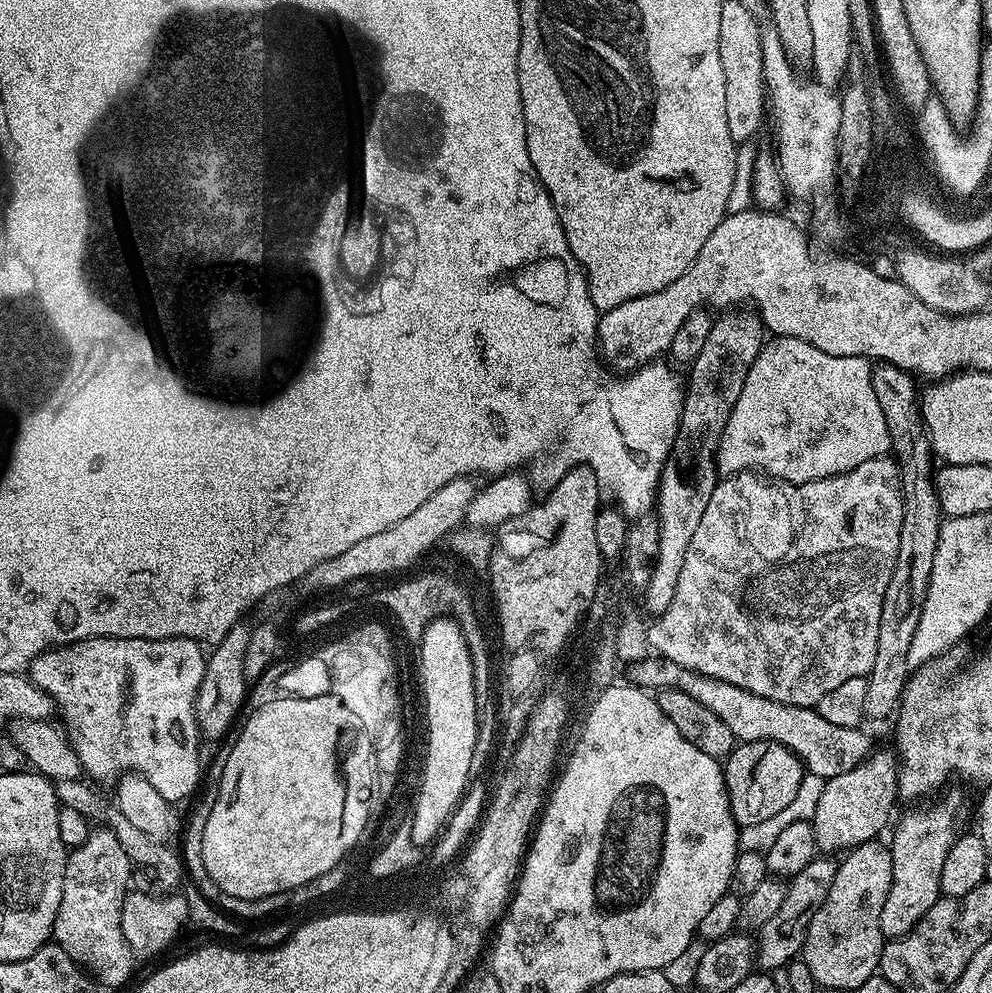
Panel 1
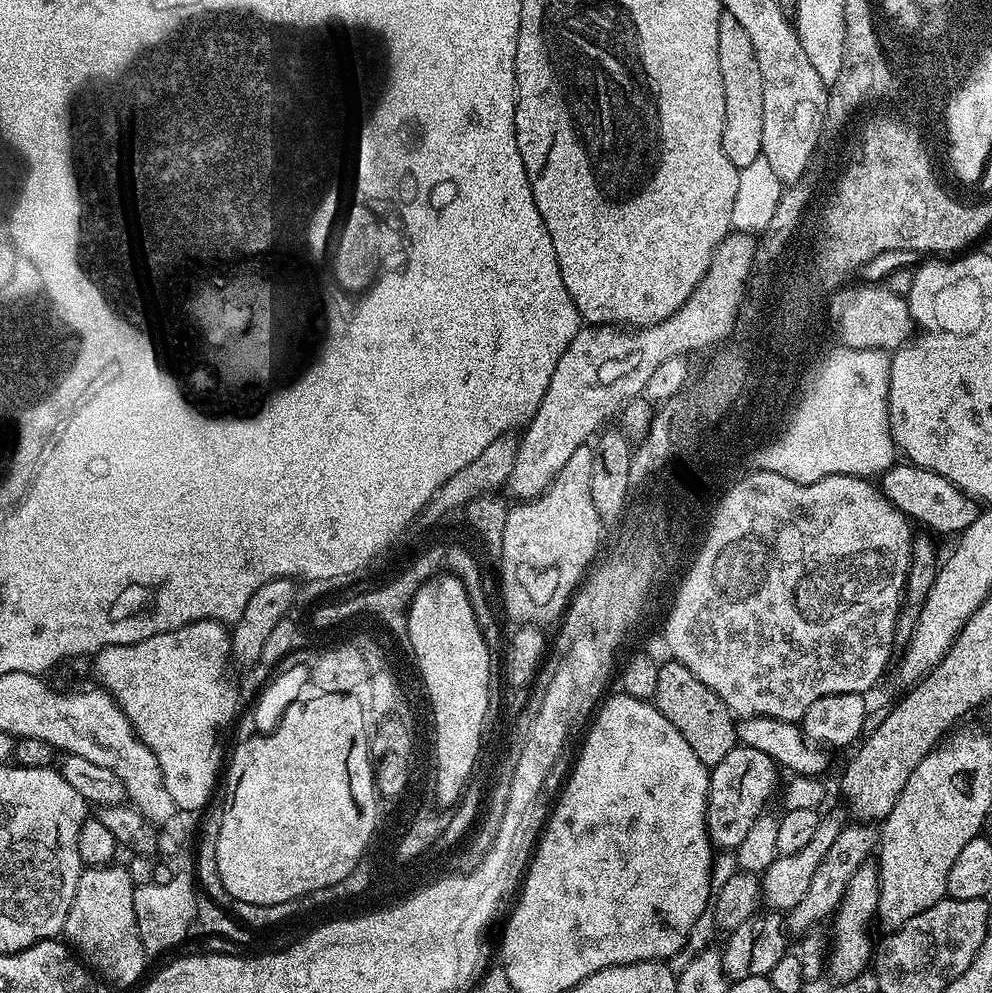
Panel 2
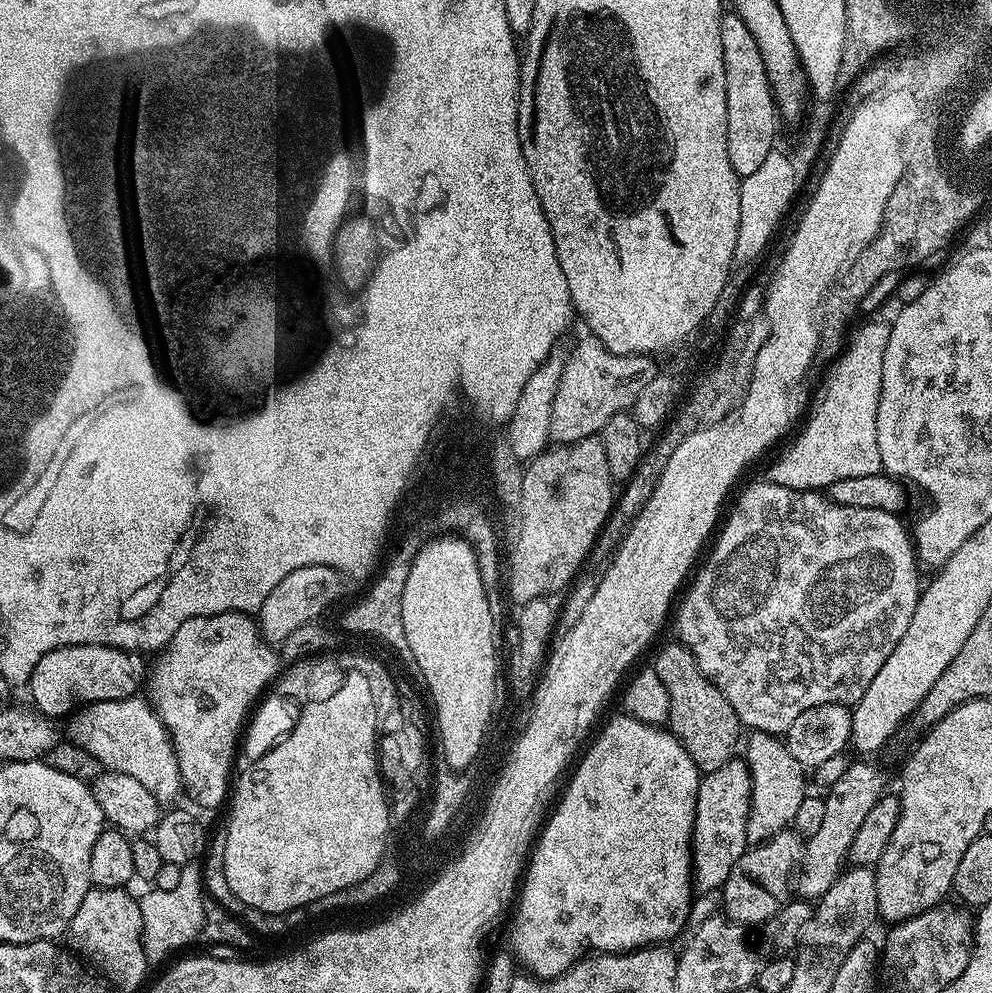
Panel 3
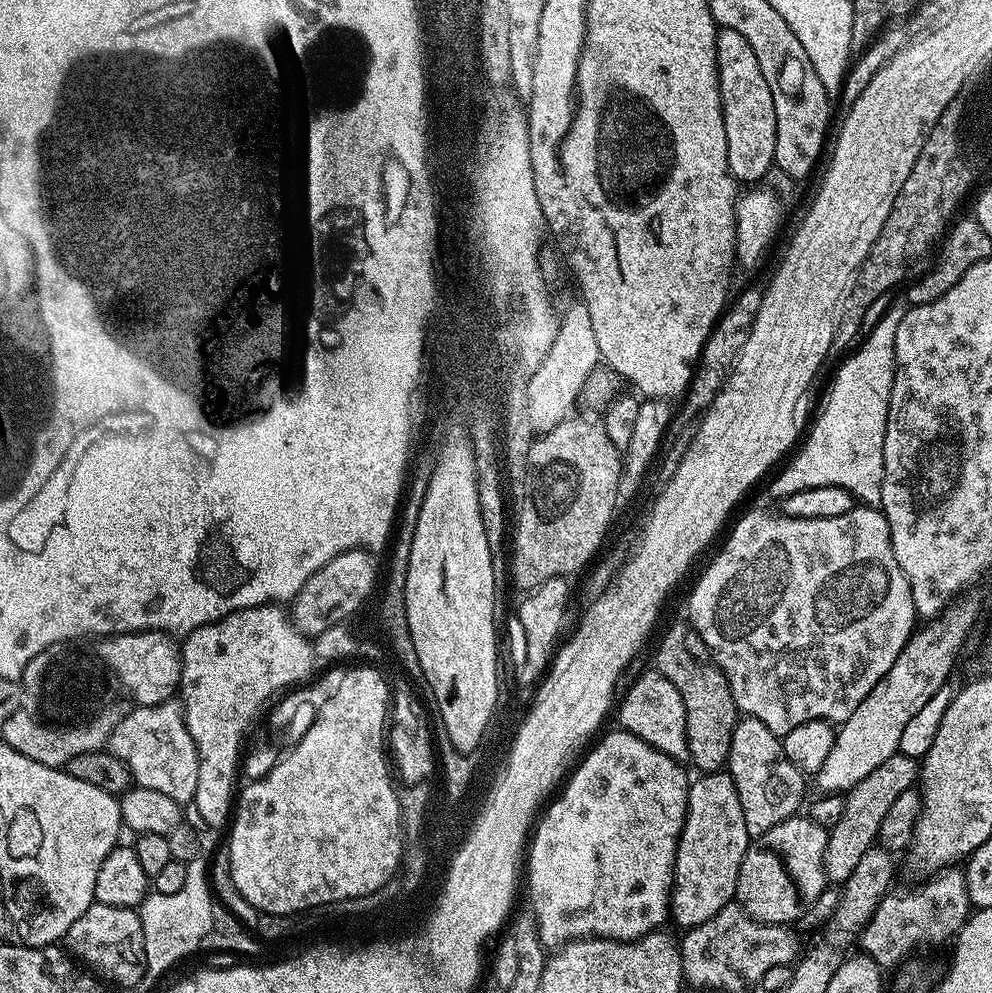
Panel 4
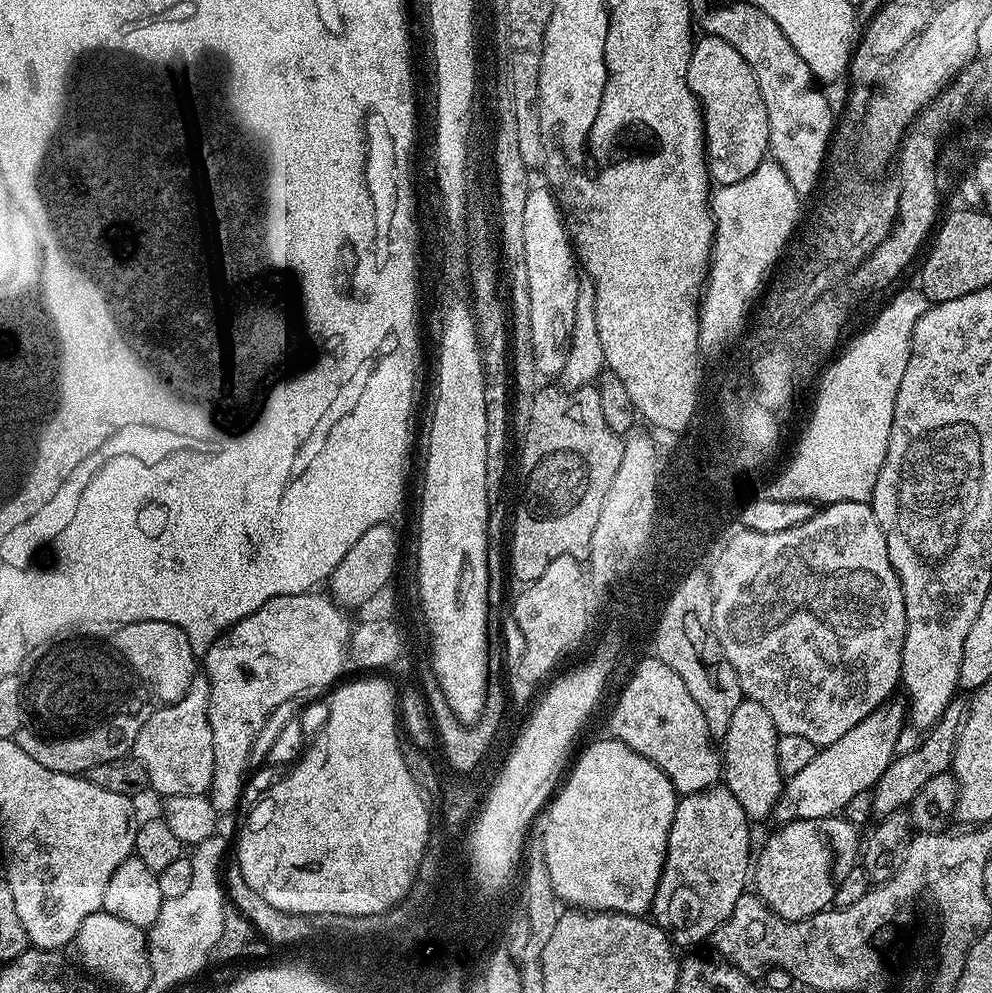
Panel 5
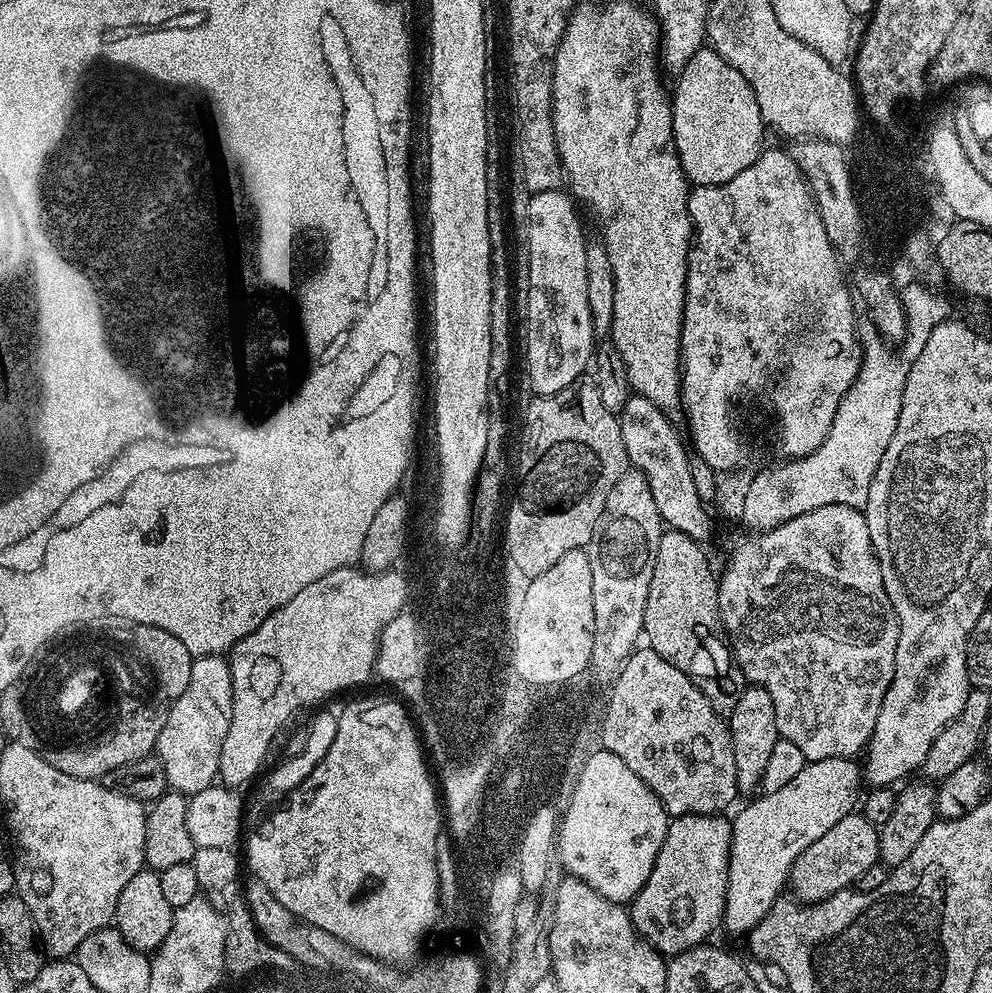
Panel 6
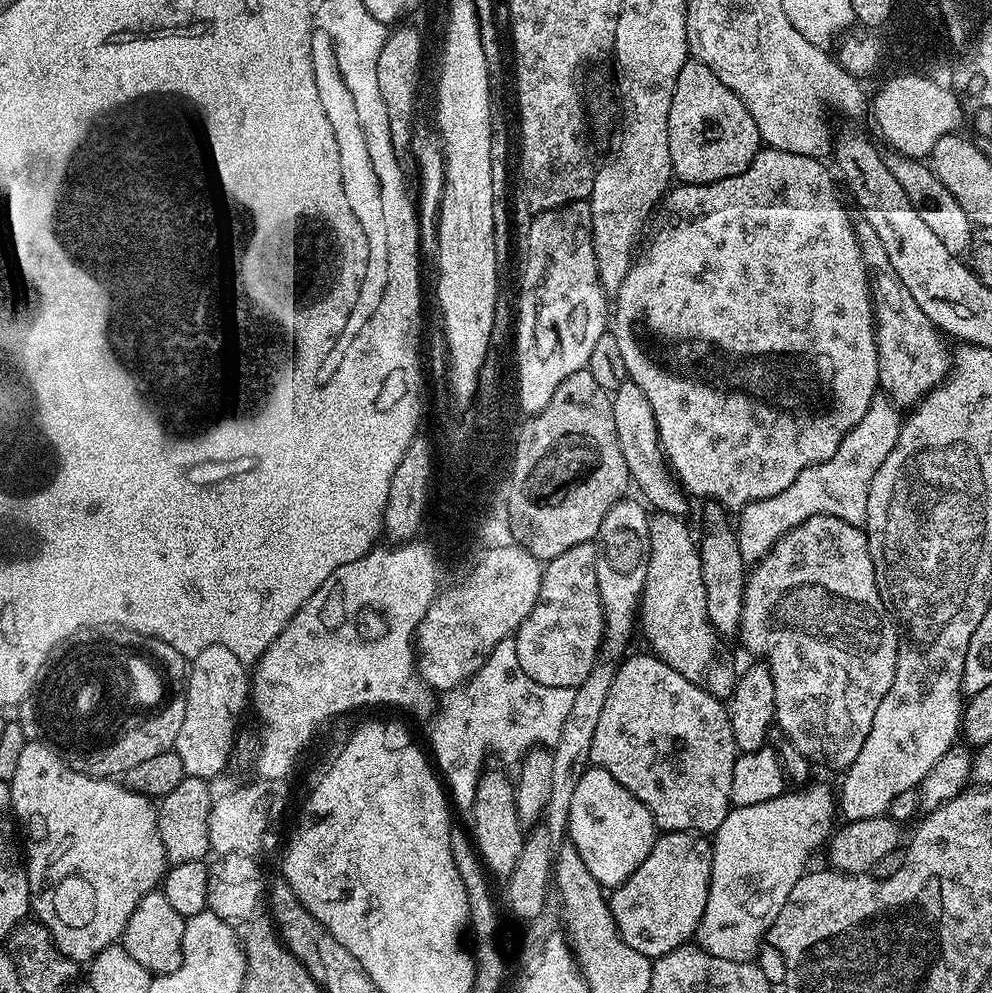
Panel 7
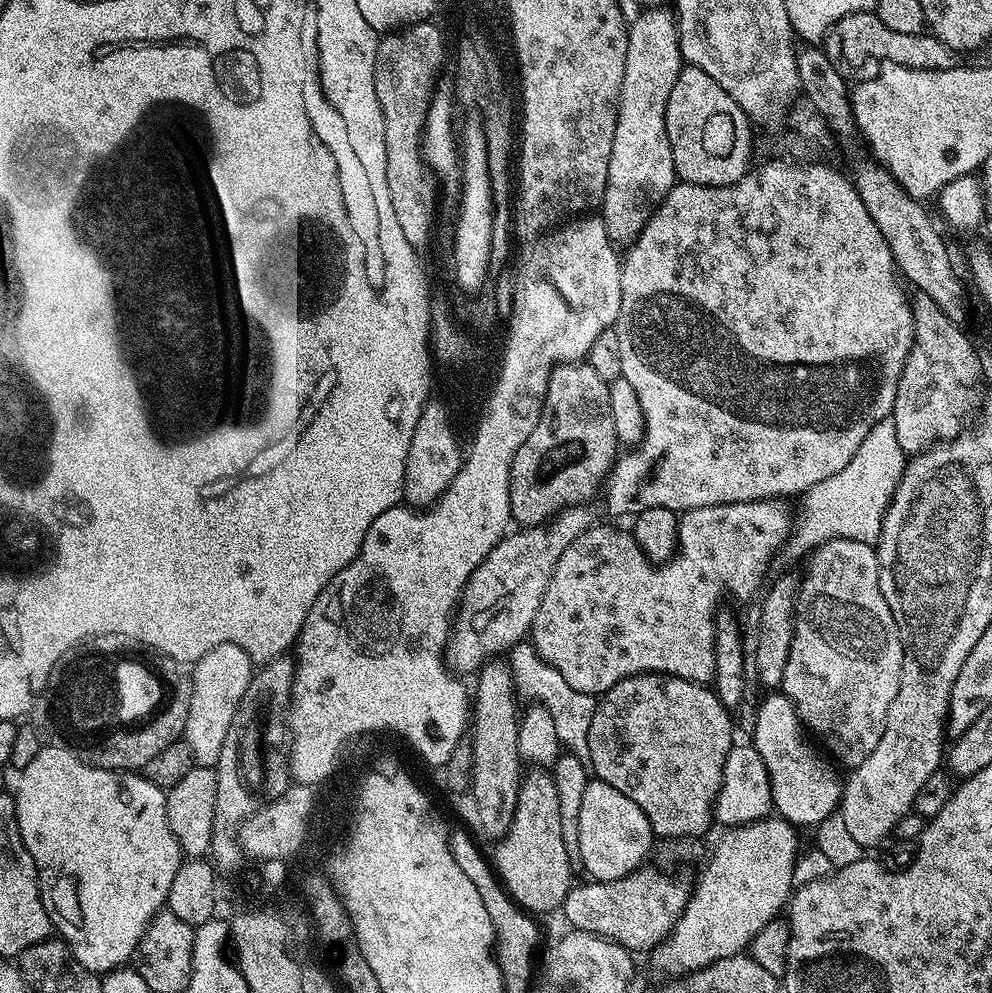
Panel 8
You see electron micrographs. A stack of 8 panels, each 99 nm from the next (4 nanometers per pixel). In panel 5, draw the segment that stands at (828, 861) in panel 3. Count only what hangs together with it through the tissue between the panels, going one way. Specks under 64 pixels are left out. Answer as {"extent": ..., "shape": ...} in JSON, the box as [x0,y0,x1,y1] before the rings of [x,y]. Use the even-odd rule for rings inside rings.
{"extent":[871,698,968,817],"shape":[[[964,698],[951,700],[940,721],[927,729],[925,736],[928,737],[917,748],[912,748],[909,752],[901,751],[893,759],[886,774],[882,774],[882,778],[876,783],[875,788],[871,789],[871,811],[877,817],[889,816],[890,813],[901,811],[905,806],[911,805],[918,790],[922,790],[922,786],[926,786],[926,782],[930,782],[930,778],[934,778],[934,774],[942,774],[951,769],[956,739],[960,737],[964,719],[967,717],[968,700]]]}

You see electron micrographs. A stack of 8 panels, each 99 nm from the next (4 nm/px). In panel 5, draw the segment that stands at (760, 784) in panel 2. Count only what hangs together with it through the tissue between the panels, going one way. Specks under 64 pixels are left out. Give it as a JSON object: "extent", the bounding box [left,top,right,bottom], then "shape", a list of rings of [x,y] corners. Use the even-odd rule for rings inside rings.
{"extent":[650,786,752,945],"shape":[[[713,786],[707,788],[705,792],[695,792],[689,796],[681,795],[676,802],[674,810],[674,822],[670,826],[670,838],[668,839],[668,856],[664,860],[664,869],[660,875],[658,882],[658,890],[654,894],[654,902],[650,909],[650,916],[654,923],[661,928],[672,940],[673,945],[680,944],[700,944],[711,937],[714,930],[718,930],[718,926],[722,926],[722,922],[726,922],[726,918],[730,918],[730,910],[734,910],[738,898],[742,898],[746,894],[747,886],[750,884],[750,856],[748,860],[748,851],[752,848],[752,836],[748,833],[750,821],[748,816],[742,810],[742,806],[738,806],[738,798],[734,798],[734,794],[730,794],[730,790],[723,786]]]}

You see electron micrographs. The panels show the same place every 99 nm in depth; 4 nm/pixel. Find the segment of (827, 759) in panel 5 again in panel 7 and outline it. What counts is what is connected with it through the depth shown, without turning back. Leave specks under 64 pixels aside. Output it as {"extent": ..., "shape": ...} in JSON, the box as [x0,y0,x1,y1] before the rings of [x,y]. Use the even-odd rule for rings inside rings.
{"extent":[695,784,838,962],"shape":[[[811,784],[797,787],[800,788],[797,792],[785,790],[770,802],[758,802],[754,806],[741,808],[734,806],[726,814],[726,822],[718,826],[712,840],[710,894],[695,935],[699,947],[714,954],[714,958],[730,958],[730,962],[755,961],[768,931],[772,929],[774,918],[778,918],[782,906],[786,906],[786,898],[790,898],[790,890],[794,890],[794,882],[809,871],[808,859],[820,847],[821,851],[831,837],[837,823],[836,816],[838,820],[838,804],[833,789],[831,792],[824,784]]]}

